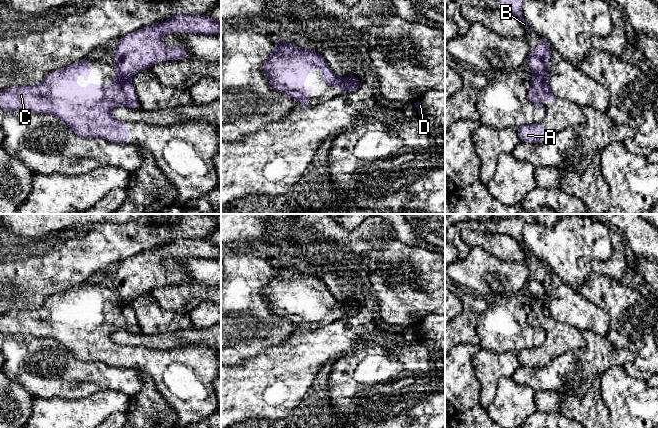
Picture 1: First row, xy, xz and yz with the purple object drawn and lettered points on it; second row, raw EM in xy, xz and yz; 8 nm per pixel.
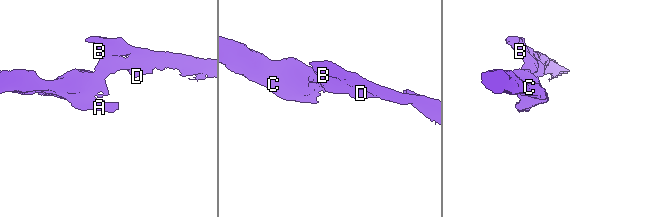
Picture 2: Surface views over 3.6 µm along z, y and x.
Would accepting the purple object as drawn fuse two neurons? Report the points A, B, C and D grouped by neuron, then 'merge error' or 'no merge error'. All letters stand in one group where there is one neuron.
A C / B D | merge error

